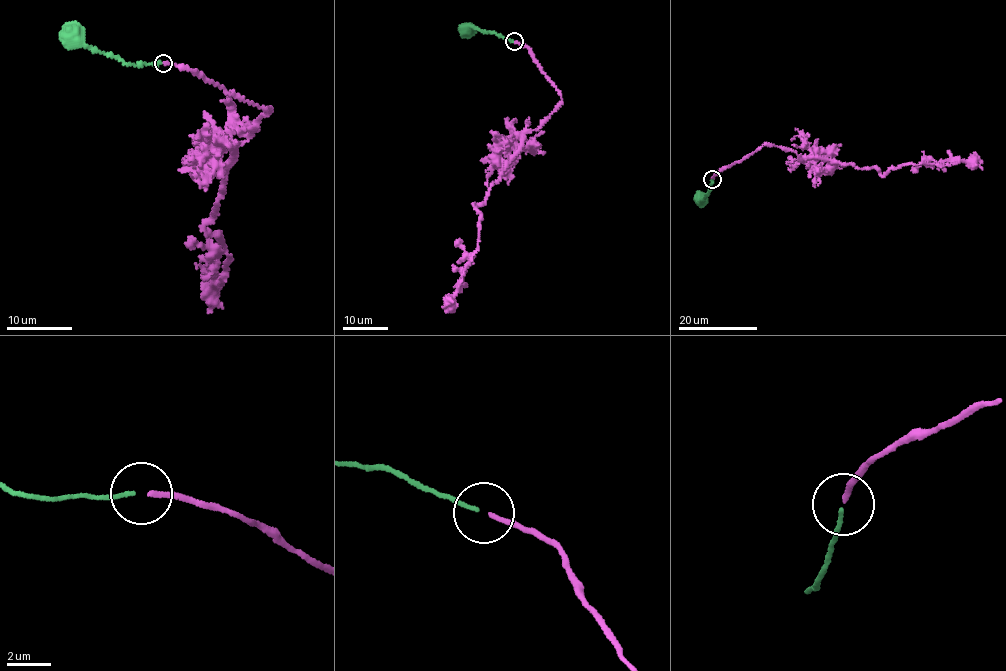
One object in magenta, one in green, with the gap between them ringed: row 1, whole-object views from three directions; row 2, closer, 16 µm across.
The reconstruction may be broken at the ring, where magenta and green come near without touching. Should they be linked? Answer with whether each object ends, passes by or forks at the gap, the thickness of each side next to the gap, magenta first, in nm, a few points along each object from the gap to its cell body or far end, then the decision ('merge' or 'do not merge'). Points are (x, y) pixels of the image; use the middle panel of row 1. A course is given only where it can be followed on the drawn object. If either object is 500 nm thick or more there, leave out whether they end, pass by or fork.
magenta ends | green ends | 240/180 nm | magenta via (515, 41), (561, 101), (524, 133), (474, 205), (477, 247), (458, 288), (468, 263), (459, 239) | green via (513, 41), (474, 27), (469, 27), (465, 34) | do not merge

